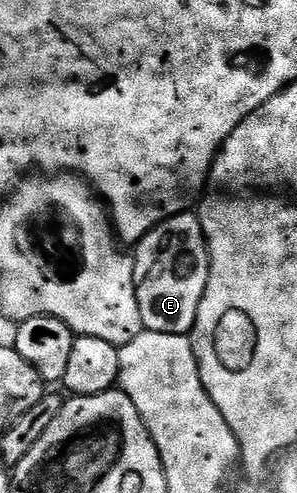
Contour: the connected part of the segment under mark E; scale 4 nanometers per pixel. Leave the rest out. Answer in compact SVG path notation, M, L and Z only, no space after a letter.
M188 210L176 216L167 216L145 234L133 248L135 262L135 289L137 290L137 306L141 310L141 322L149 332L161 334L177 334L185 336L191 333L197 322L197 306L201 306L201 298L205 294L205 286L209 282L209 254L207 239L198 215Z

